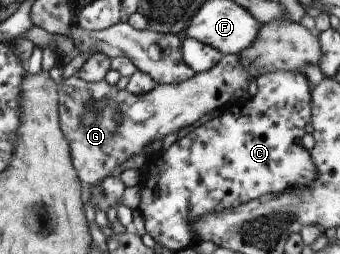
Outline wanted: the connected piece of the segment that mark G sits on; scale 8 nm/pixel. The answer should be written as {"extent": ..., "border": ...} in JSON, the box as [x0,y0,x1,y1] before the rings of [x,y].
{"extent":[57,55,255,186],"border":[[[222,55],[215,66],[209,70],[195,73],[192,78],[177,84],[156,85],[146,94],[132,96],[126,90],[118,90],[104,79],[98,82],[86,82],[76,74],[66,77],[57,85],[57,115],[59,127],[69,146],[70,162],[83,186],[92,185],[107,177],[118,164],[128,160],[134,154],[142,153],[142,148],[152,140],[162,140],[164,136],[178,133],[183,128],[196,124],[206,113],[225,106],[236,90],[250,91],[255,77],[250,76],[240,64],[237,55]]]}

